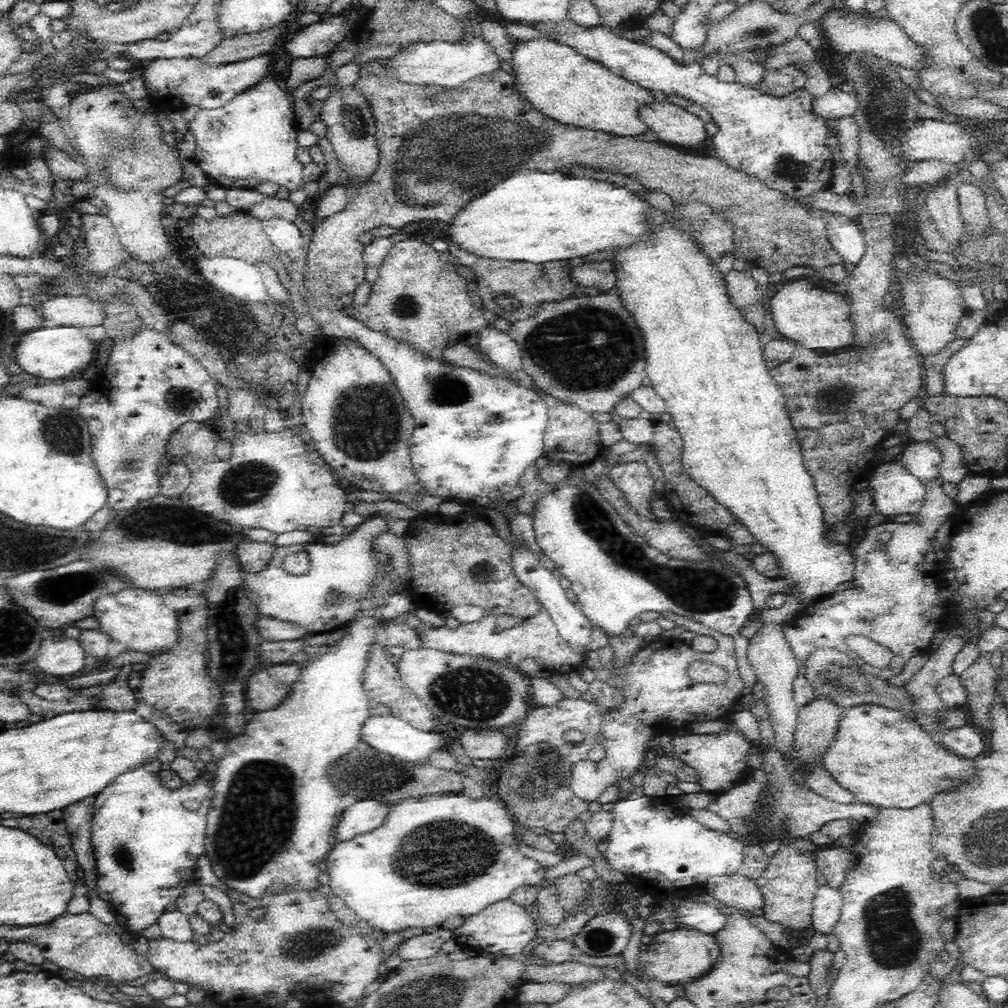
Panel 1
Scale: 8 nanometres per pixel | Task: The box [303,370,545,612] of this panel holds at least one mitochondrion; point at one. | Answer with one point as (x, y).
(366, 422)

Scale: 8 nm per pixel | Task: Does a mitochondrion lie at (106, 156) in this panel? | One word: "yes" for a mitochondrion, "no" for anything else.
yes

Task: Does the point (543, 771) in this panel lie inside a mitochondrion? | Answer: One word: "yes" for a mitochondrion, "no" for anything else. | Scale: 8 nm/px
yes

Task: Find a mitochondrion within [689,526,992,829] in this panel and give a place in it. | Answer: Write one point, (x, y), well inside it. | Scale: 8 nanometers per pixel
(851, 688)

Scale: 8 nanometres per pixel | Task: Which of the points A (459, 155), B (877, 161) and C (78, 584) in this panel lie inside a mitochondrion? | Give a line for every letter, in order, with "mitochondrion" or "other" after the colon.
A: mitochondrion
B: other
C: mitochondrion

